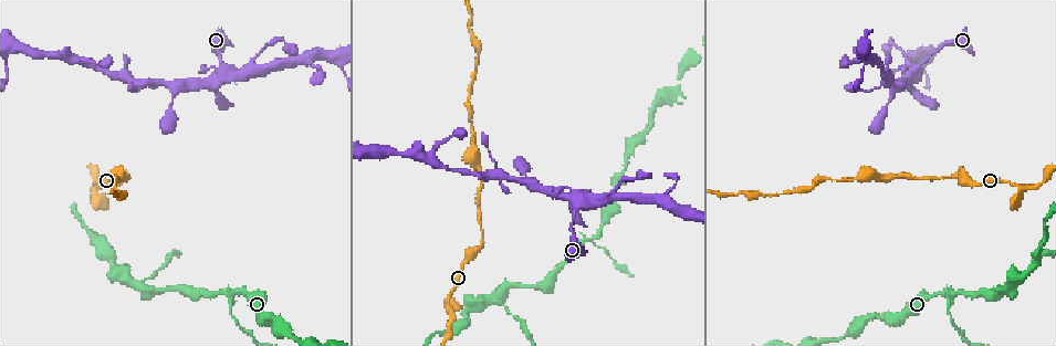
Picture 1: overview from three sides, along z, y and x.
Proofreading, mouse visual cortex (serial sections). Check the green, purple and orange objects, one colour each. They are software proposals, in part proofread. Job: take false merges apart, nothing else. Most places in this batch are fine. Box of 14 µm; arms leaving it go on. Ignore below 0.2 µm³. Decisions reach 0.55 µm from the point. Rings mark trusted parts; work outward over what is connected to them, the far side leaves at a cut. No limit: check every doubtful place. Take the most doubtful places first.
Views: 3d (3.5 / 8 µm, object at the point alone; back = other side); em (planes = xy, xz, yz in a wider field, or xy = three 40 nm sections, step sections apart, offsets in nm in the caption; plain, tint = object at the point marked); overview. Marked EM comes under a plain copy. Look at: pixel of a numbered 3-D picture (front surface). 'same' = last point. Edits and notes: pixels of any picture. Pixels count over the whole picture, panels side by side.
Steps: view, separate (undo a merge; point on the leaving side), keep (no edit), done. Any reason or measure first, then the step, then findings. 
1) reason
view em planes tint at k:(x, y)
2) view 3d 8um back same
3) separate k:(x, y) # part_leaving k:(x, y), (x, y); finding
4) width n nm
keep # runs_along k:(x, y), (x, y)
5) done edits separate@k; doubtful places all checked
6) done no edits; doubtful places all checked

sharp bend
view 3d 8um at 1:(233, 290)

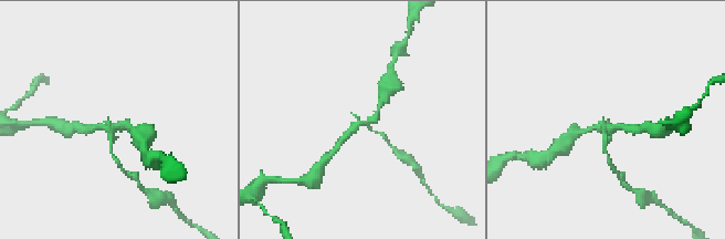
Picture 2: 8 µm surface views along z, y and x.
view 3d 3.5um at 2:(610, 125)

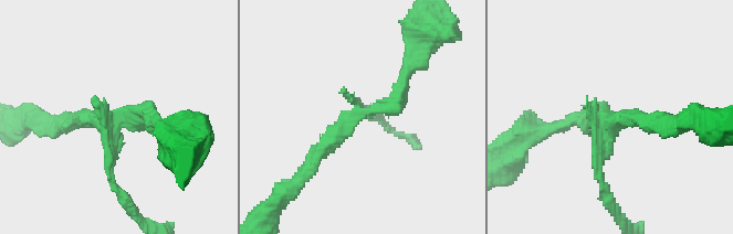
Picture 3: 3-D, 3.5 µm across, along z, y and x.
now the EM
view em xy step 2 tint at 3:(607, 113)

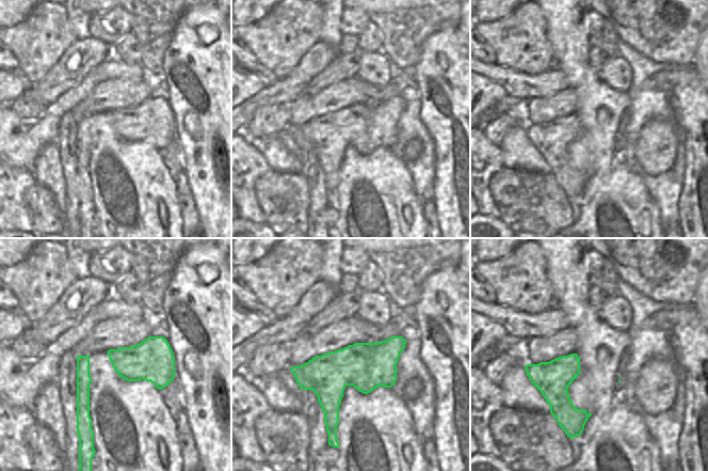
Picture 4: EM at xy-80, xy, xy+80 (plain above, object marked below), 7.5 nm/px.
keep # runs_along 3:(412, 64), (396, 104), (358, 115), (314, 157); one cell here

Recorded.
view 3d 3.5um at 1:(94, 184)

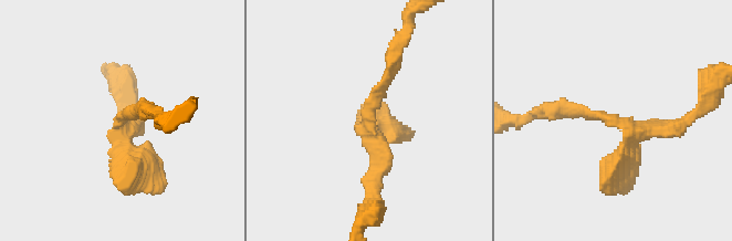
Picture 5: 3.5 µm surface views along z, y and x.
need the tissue
view em planes tint at 5:(623, 121)

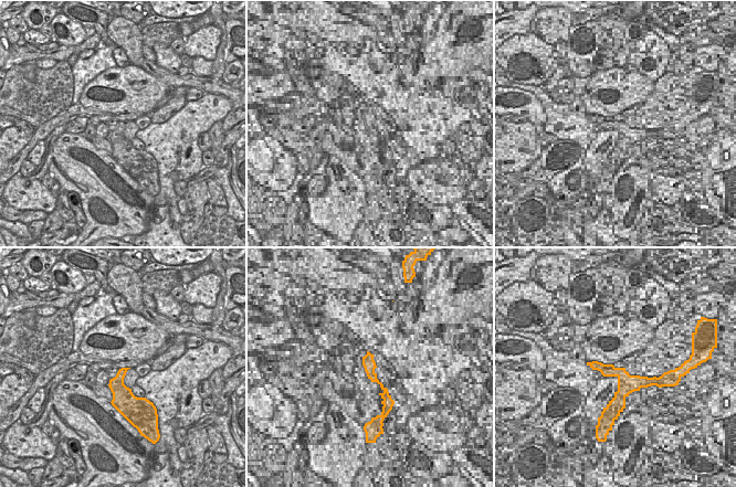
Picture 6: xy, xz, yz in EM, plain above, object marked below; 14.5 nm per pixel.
keep # runs_along 5:(561, 109), (626, 123), (629, 178); all the same cell

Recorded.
small branch off a trunk
view 3d 3.5um at 1:(139, 286)

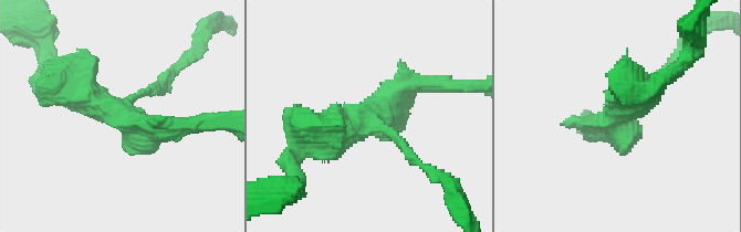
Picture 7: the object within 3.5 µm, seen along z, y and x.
view em xy step 2 tint at 7:(366, 117)

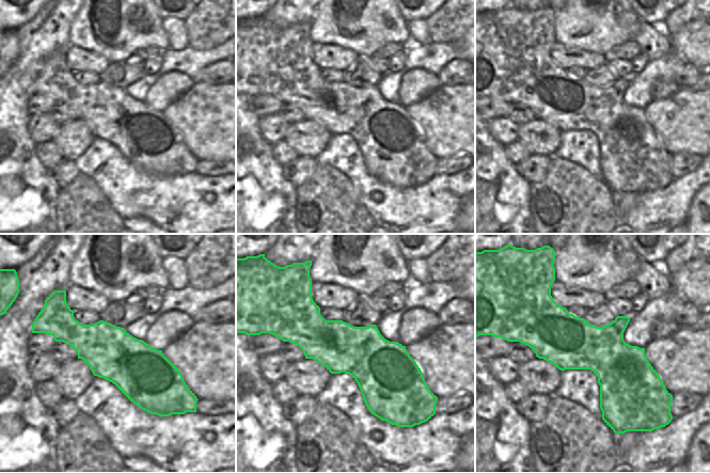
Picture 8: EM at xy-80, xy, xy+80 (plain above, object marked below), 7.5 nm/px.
keep # runs_along 7:(425, 83), (302, 148); continuous, no second cell

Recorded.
done no edits; doubtful places all checked

